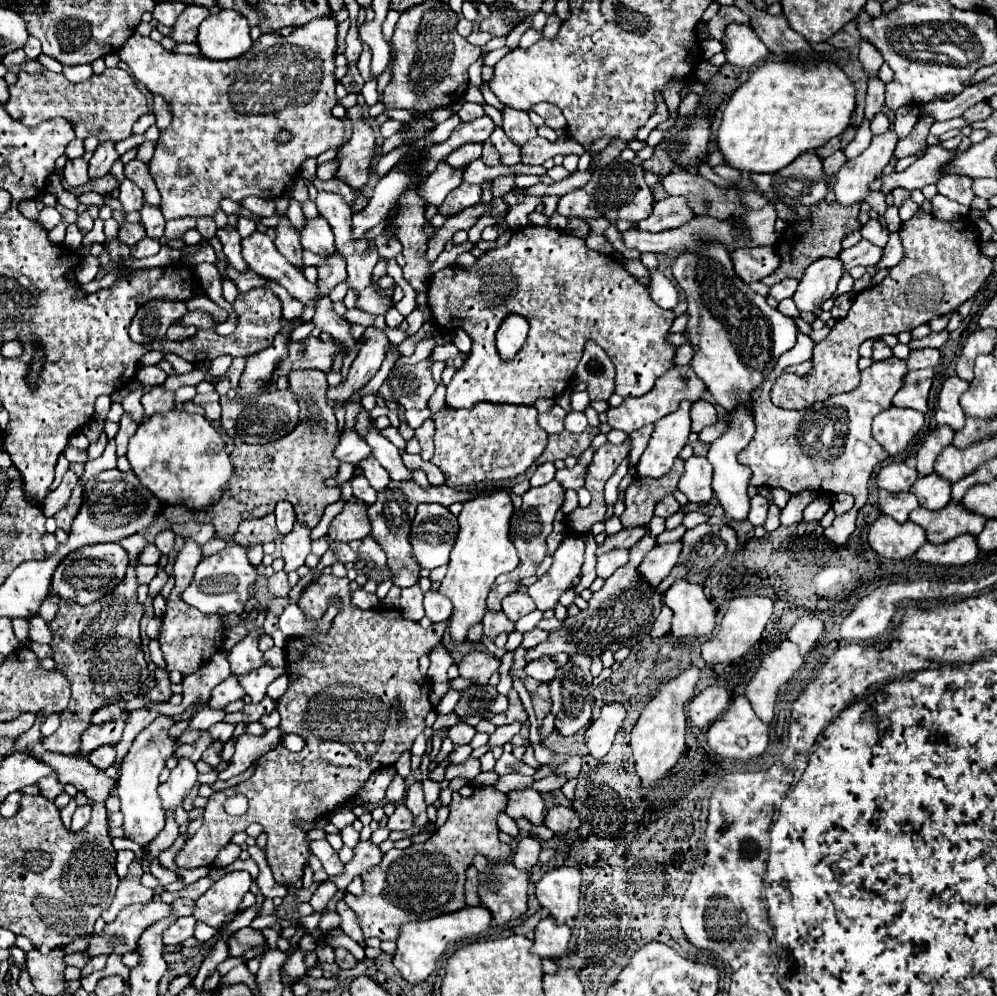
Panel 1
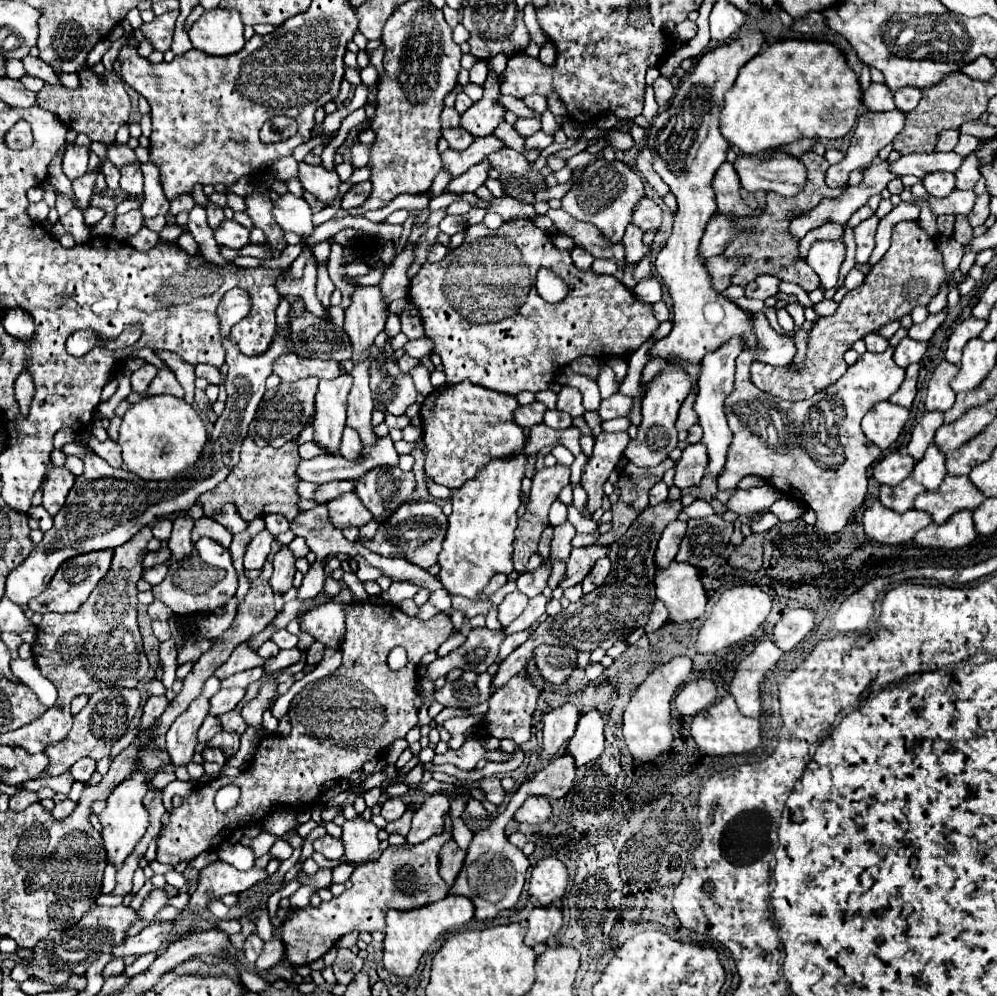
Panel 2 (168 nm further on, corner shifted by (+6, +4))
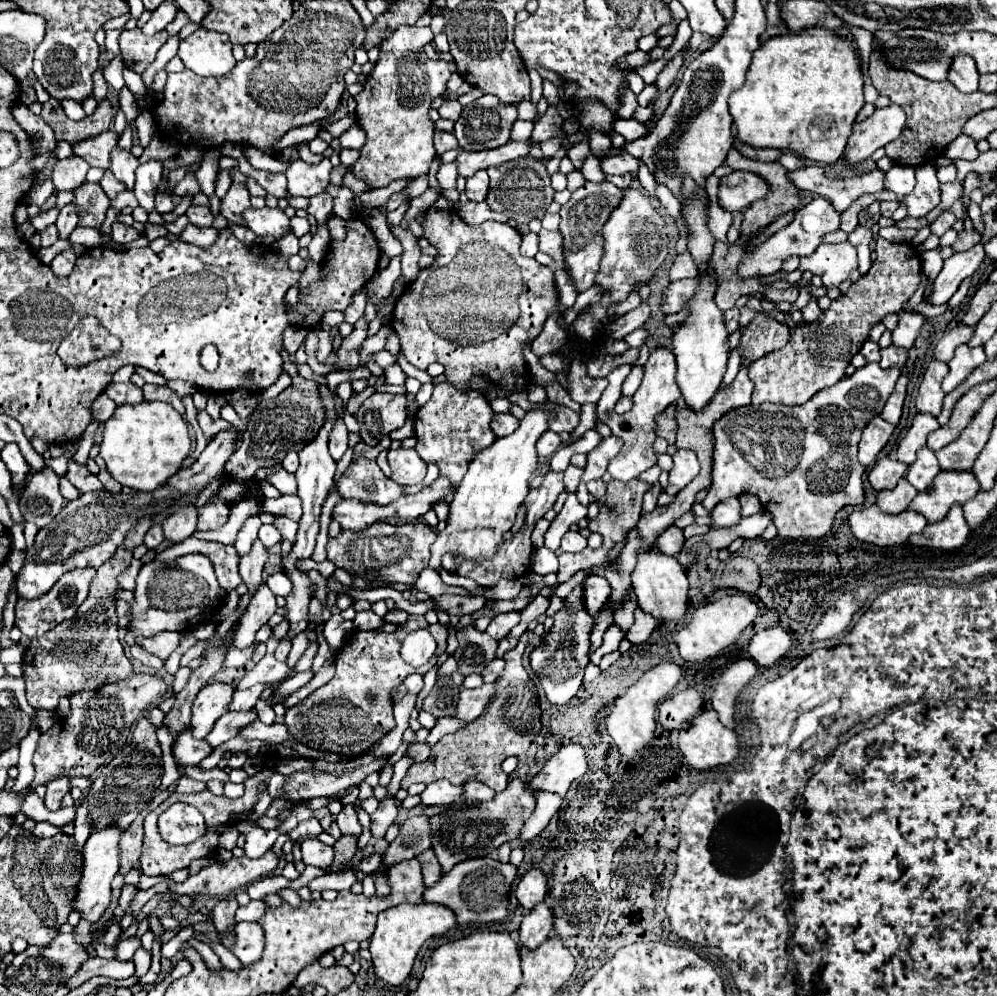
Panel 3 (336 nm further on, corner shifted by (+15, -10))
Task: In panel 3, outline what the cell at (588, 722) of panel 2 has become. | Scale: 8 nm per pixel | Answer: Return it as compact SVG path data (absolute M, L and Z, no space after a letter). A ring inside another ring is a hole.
M567 745L561 747L545 767L525 785L527 791L549 791L565 797L569 785L583 777L587 771L587 757L581 745Z

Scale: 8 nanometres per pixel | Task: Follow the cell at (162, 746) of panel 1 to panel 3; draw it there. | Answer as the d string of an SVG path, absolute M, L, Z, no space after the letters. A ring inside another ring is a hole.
M95 827L83 847L83 873L81 881L77 883L73 911L79 911L81 917L89 923L99 921L99 917L111 903L111 881L119 871L119 839L121 831L117 827L105 827L105 829Z

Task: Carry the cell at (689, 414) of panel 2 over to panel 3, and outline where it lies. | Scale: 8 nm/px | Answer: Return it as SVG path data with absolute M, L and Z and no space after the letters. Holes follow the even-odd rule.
M669 405L661 415L655 417L655 423L657 423L657 435L659 437L665 437L671 445L675 443L675 433L677 433L677 421L675 421L675 405Z

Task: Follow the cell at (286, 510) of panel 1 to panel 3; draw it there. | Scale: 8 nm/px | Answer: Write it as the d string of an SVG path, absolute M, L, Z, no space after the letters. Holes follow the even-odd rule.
M261 525L261 529L259 529L259 539L261 539L263 545L269 549L269 547L281 543L281 533L279 533L273 525Z

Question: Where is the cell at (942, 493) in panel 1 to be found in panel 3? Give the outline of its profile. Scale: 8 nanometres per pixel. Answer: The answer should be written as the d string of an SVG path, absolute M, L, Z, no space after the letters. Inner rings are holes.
M921 447L917 451L917 461L909 467L907 479L917 491L927 491L935 479L935 475L941 471L935 453L929 447Z

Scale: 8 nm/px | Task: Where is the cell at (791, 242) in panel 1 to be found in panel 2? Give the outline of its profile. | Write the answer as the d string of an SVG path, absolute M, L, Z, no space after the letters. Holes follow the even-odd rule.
M810 151L810 153L804 153L800 157L800 161L808 169L808 181L806 181L806 187L802 189L802 193L794 195L794 197L782 197L778 193L768 193L766 195L766 199L768 199L766 201L766 211L760 217L754 217L752 221L748 221L748 225L754 227L756 233L752 237L746 237L746 235L738 237L738 241L732 241L732 245L726 249L726 255L730 255L730 257L734 253L746 253L746 257L750 257L750 261L746 265L742 265L742 269L738 269L738 273L734 273L732 285L748 285L756 277L768 273L768 275L780 277L782 281L792 281L792 283L800 285L804 291L808 291L808 293L818 289L818 277L812 273L812 269L800 257L798 241L790 233L790 223L792 223L792 219L810 213L822 199L834 199L834 197L842 195L846 191L846 187L832 189L832 187L826 185L824 173L830 167L830 163L822 155Z

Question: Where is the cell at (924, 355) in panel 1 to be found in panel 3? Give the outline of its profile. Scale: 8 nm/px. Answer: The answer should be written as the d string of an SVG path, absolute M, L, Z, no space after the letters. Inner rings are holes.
M889 345L885 349L881 349L881 361L879 365L885 369L893 363L901 363L901 371L905 371L905 361L907 361L907 349L905 347L895 347L895 345Z

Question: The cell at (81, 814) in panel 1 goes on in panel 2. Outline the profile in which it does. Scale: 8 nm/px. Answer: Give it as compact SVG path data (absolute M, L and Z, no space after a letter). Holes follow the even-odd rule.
M66 799L66 801L62 801L62 803L56 803L56 807L52 809L52 813L54 813L58 819L64 819L64 817L68 817L74 809L76 809L76 803L74 803L72 799Z

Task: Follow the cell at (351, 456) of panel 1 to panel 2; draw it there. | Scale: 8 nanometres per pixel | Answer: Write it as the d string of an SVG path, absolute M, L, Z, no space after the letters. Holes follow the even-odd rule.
M310 441L310 443L304 443L304 445L300 445L300 449L298 449L298 453L304 457L304 459L314 459L314 457L320 457L320 455L330 455L330 453L326 453L326 449L322 449L322 447L318 447L314 441Z

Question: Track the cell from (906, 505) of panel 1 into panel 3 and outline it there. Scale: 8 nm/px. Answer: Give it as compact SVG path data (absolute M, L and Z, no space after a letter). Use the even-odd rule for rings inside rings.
M903 477L893 491L879 491L877 495L877 505L885 513L901 513L909 507L913 497L917 495L917 489L909 485L909 481Z

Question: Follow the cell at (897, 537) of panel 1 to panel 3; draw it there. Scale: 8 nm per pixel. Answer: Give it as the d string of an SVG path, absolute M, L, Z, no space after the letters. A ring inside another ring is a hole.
M877 505L867 509L853 511L849 515L849 527L859 541L873 543L879 547L903 545L909 535L921 533L927 525L927 519L917 511L903 511L897 515L883 513Z

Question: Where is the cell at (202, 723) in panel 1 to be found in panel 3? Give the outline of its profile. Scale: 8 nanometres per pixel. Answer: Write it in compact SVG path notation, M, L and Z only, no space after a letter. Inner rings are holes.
M259 683L259 685L253 685L253 687L249 687L249 689L245 689L245 691L235 691L233 693L233 703L231 703L231 711L247 711L247 709L253 709L255 707L255 703L257 703L257 699L261 697L261 693L267 689L267 687L271 687L273 691L279 687L279 683L271 683L271 685L265 685L265 683Z

